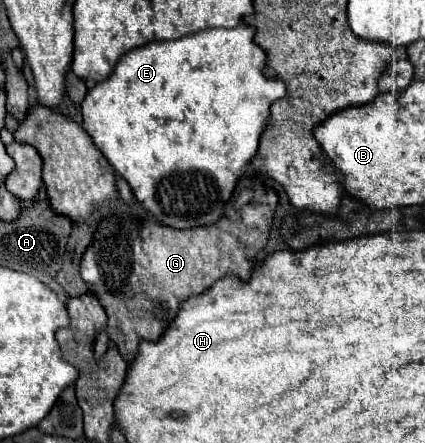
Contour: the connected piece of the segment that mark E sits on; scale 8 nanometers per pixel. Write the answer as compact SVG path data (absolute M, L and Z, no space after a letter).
M240 23L234 29L204 29L192 35L184 35L174 41L150 41L134 51L128 51L114 67L114 71L108 75L108 79L94 85L94 89L88 91L88 95L82 101L82 127L86 133L94 139L94 145L104 153L104 157L110 161L110 165L116 169L118 175L122 175L140 205L156 217L162 225L174 227L174 229L192 229L216 223L224 215L224 207L242 175L242 169L250 159L256 155L260 135L268 127L270 121L270 105L286 95L286 87L278 79L270 79L264 75L264 51L254 43L254 29L246 23Z

